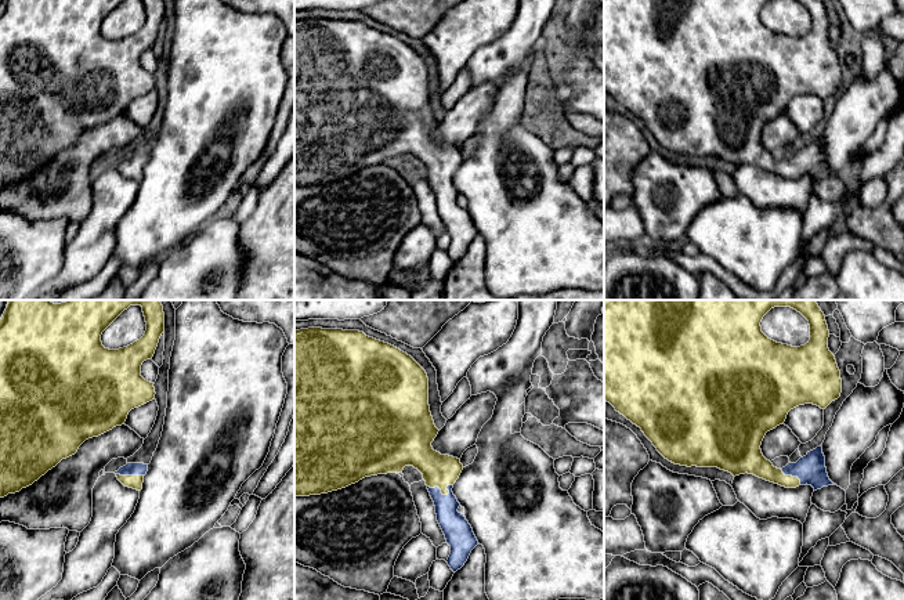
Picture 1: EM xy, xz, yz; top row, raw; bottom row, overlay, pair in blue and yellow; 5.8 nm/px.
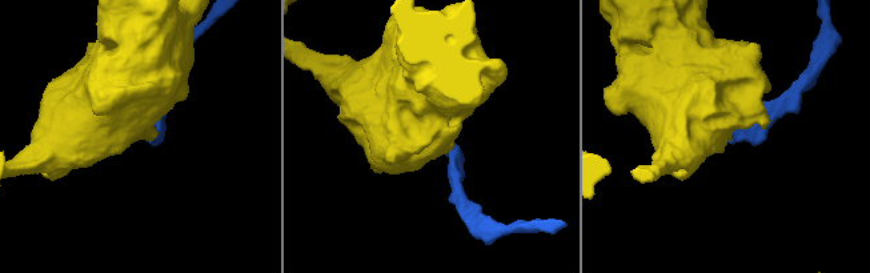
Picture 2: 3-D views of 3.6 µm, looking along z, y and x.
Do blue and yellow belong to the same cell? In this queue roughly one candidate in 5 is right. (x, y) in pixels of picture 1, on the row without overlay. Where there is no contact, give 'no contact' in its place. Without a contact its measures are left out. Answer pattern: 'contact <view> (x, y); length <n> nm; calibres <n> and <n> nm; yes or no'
contact xz (441, 184); length 150 nm; calibres 160 and 190 nm; yes

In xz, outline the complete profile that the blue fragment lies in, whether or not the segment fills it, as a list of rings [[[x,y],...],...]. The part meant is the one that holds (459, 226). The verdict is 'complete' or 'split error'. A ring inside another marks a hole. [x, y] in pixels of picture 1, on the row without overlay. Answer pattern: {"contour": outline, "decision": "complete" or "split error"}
{"contour": [[[294,21],[294,185],[328,184],[365,167],[402,163],[405,156],[413,156],[423,165],[435,196],[437,212],[451,236],[446,253],[456,263],[478,231],[464,205],[458,202],[460,194],[452,182],[463,155],[460,149],[433,140],[431,133],[438,122],[429,95],[427,64],[411,46],[359,21]]], "decision": "split error"}

